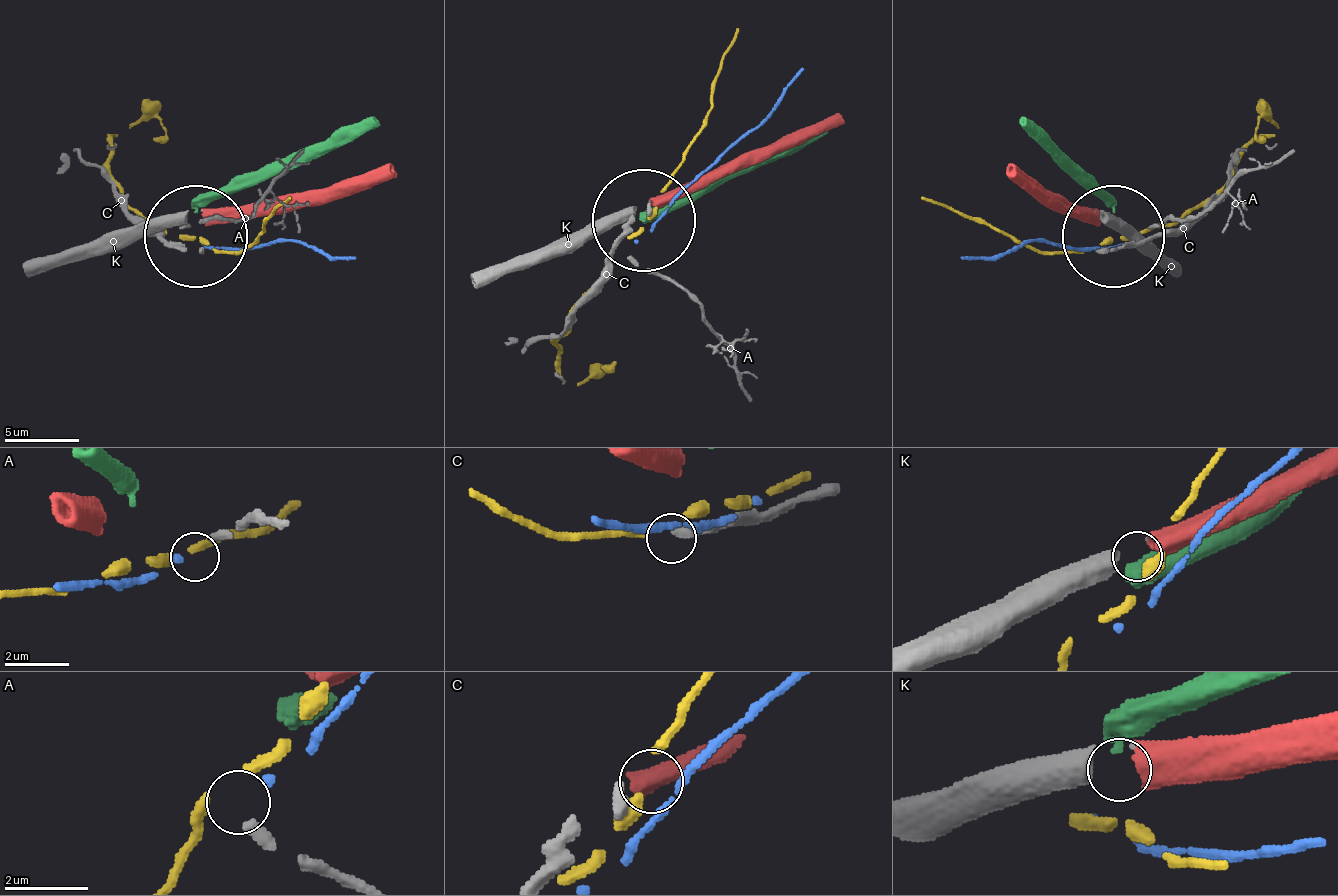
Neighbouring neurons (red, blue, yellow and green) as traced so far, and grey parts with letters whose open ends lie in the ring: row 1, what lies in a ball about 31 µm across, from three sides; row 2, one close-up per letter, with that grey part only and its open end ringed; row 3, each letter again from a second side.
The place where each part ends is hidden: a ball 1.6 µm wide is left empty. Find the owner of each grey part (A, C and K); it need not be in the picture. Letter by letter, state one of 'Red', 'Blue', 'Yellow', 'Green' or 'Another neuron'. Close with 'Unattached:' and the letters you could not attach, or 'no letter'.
A: Blue
C: Another neuron
K: Red
Unattached: C

